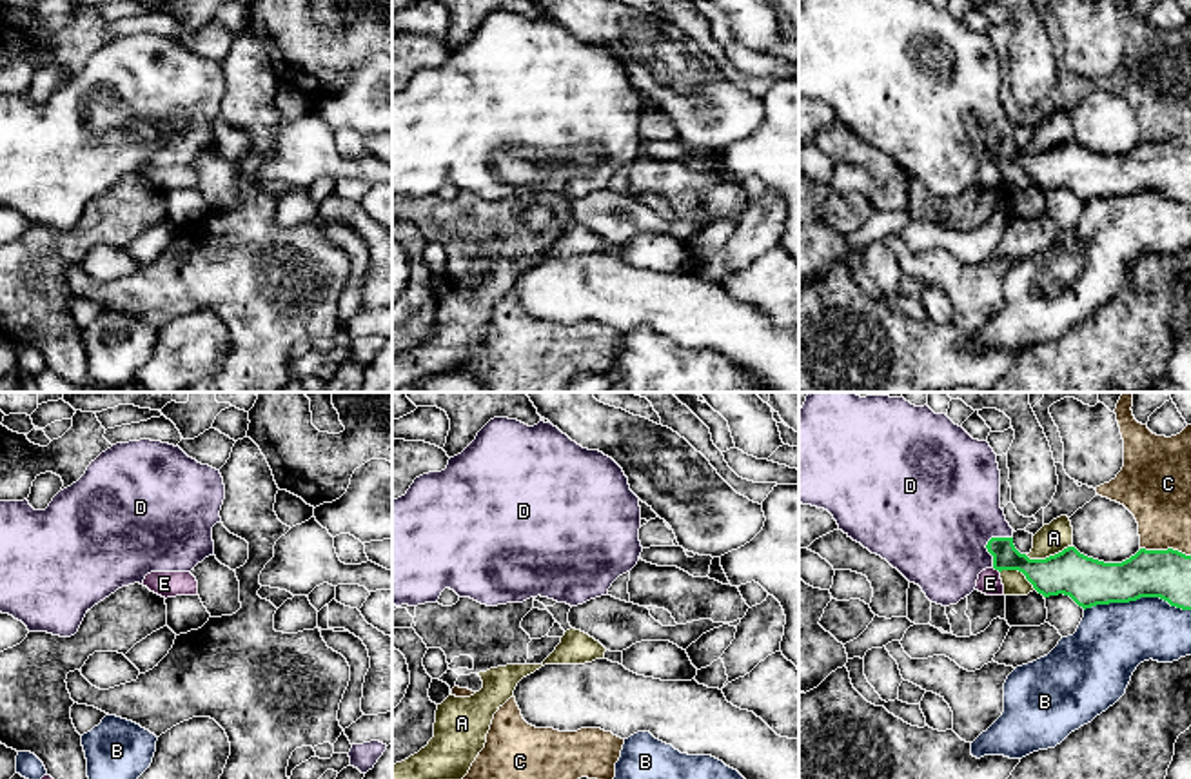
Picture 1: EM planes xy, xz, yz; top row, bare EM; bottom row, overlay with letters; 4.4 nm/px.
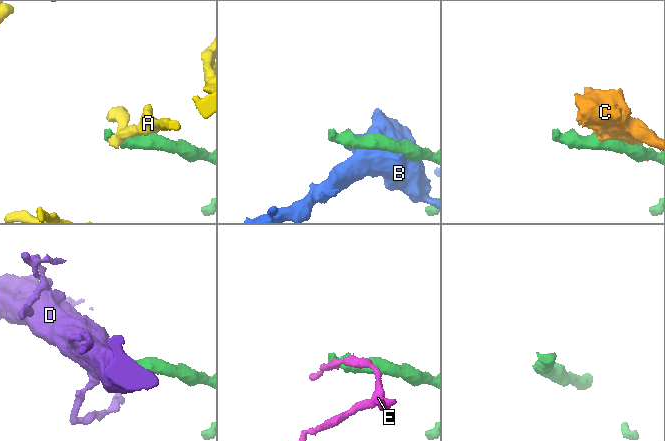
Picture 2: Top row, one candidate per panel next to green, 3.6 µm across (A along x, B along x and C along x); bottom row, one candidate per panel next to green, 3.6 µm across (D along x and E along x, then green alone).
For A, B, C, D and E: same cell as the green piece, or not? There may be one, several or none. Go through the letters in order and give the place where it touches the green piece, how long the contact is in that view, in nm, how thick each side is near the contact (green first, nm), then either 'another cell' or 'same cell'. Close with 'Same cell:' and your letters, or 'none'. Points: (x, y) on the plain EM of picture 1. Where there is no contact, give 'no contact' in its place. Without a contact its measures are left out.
A: yz (1050, 149) | 220 nm | 220/140 nm | another cell
B: yz (1137, 191) | 480 nm | 220/320 nm | another cell
C: yz (1168, 142) | 220 nm | 220/280 nm | another cell
D: yz (988, 135) | 160 nm | 110/500 nm | same cell
E: yz (995, 162) | 50 nm | 170/110 nm | another cell
Same cell: D

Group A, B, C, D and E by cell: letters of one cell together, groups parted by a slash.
A / B / C / D / E

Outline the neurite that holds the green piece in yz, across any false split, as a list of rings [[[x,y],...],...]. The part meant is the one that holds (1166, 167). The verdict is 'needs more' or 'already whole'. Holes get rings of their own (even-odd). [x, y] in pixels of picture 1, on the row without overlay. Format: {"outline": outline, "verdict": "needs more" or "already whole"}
{"outline": [[[802,0],[799,4],[799,96],[812,98],[828,104],[848,131],[861,136],[871,147],[886,153],[897,162],[910,176],[922,182],[931,196],[950,200],[970,189],[975,180],[979,167],[986,162],[1019,163],[1033,178],[1033,182],[1044,191],[1049,189],[1069,189],[1078,200],[1091,202],[1097,198],[1109,196],[1129,196],[1140,191],[1160,191],[1171,200],[1191,203],[1191,149],[1178,143],[1146,143],[1140,142],[1135,149],[1122,156],[1104,156],[1080,147],[1075,140],[1068,140],[1062,145],[1046,153],[1029,153],[1020,147],[1013,138],[1013,122],[1006,114],[1004,104],[1000,102],[1000,64],[997,47],[988,35],[973,33],[962,20],[955,18],[946,7],[935,7],[930,0]]], "verdict": "needs more"}

